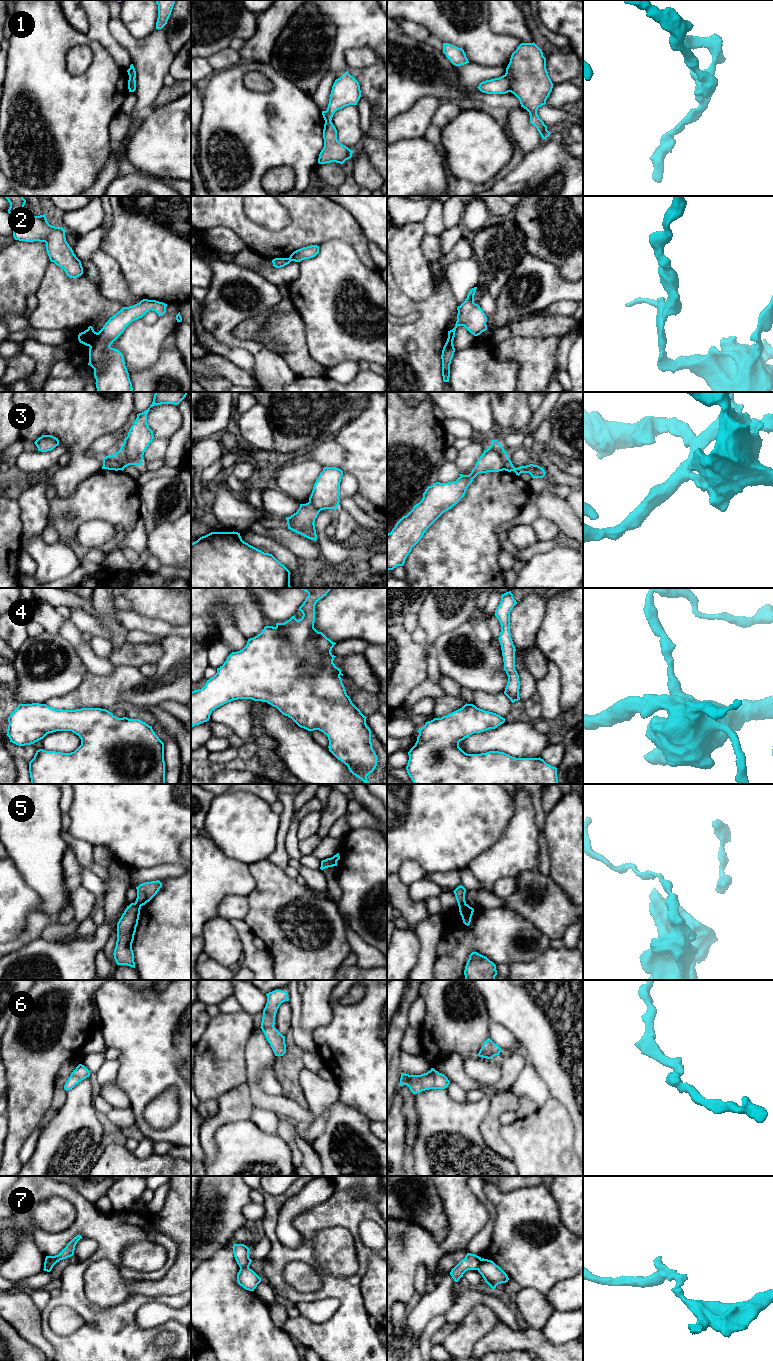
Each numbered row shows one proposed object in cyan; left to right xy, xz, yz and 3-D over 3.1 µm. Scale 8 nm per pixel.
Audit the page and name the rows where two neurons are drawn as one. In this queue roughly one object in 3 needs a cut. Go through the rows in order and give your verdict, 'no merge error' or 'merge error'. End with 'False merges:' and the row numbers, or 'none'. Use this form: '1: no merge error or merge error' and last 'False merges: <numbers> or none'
1: merge error
2: merge error
3: merge error
4: no merge error
5: merge error
6: no merge error
7: merge error
False merges: 1, 2, 3, 5, 7

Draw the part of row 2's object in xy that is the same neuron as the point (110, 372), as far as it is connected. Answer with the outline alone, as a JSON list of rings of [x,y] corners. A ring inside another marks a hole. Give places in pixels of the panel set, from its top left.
[[[143,299],[133,306],[123,307],[114,316],[109,318],[103,328],[97,333],[96,339],[89,348],[88,365],[94,369],[97,392],[133,392],[124,357],[119,350],[110,346],[130,323],[142,318],[150,310],[155,311],[159,317],[163,316],[166,313],[166,307],[167,304],[163,302]]]

